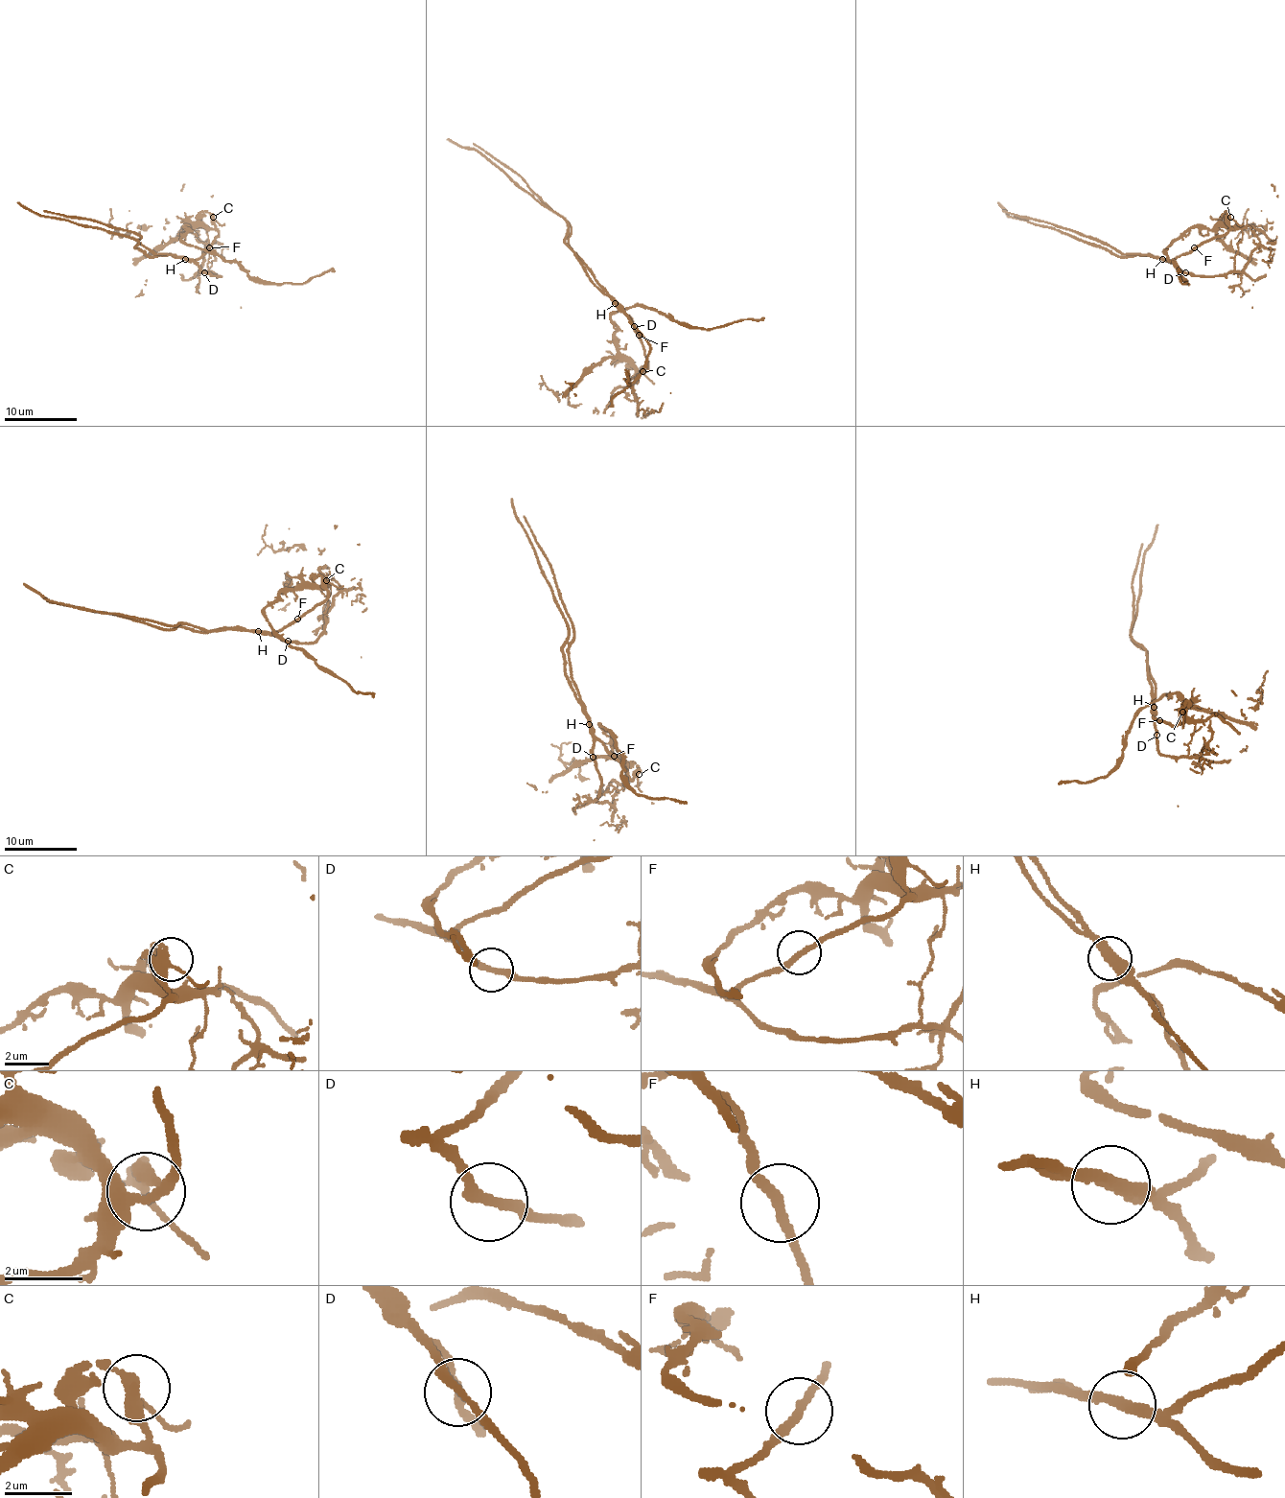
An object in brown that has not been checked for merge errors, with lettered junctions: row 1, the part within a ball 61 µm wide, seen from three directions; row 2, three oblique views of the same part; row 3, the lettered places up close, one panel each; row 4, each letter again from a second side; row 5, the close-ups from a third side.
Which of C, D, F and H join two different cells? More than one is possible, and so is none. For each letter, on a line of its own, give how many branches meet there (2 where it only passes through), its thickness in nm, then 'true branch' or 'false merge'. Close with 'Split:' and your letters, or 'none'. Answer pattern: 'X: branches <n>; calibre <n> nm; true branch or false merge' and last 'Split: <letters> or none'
C: branches 3; calibre 340 nm; true branch
D: branches 2; calibre 240 nm; true branch
F: branches 2; calibre 240 nm; true branch
H: branches 2; calibre 380 nm; false merge
Split: H

